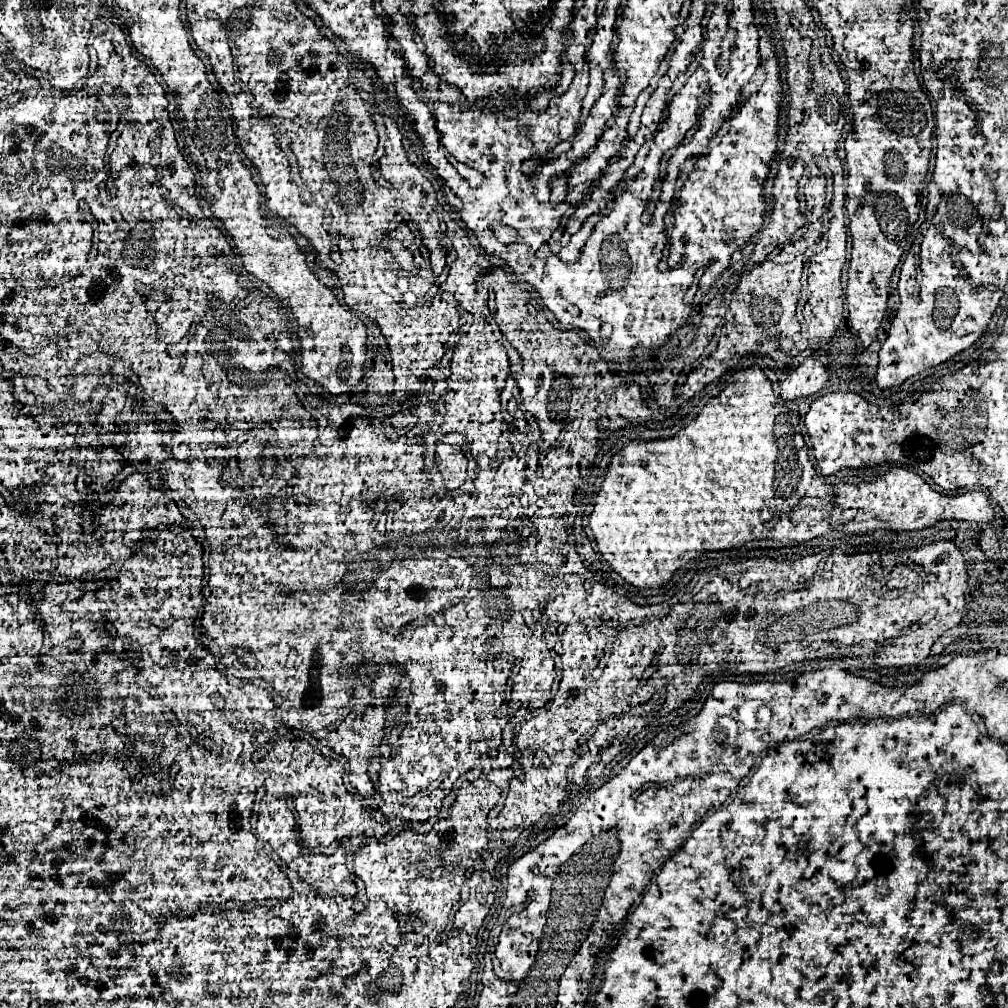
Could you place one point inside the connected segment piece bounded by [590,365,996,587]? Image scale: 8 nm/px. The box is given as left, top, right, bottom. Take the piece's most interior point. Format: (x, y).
(740, 471)

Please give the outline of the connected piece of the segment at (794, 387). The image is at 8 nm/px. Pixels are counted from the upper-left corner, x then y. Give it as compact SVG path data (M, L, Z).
M804 359L798 367L792 367L780 385L784 399L802 399L820 393L826 387L828 369L818 359Z

